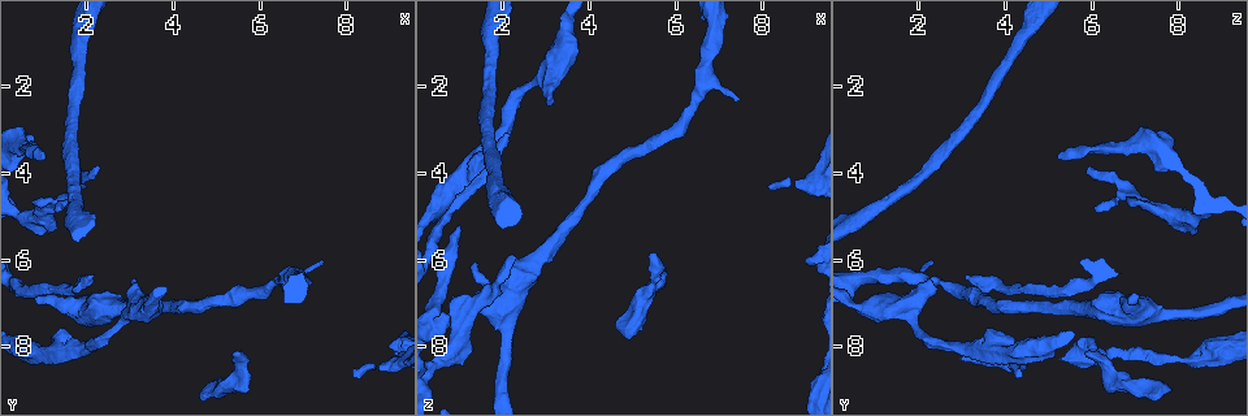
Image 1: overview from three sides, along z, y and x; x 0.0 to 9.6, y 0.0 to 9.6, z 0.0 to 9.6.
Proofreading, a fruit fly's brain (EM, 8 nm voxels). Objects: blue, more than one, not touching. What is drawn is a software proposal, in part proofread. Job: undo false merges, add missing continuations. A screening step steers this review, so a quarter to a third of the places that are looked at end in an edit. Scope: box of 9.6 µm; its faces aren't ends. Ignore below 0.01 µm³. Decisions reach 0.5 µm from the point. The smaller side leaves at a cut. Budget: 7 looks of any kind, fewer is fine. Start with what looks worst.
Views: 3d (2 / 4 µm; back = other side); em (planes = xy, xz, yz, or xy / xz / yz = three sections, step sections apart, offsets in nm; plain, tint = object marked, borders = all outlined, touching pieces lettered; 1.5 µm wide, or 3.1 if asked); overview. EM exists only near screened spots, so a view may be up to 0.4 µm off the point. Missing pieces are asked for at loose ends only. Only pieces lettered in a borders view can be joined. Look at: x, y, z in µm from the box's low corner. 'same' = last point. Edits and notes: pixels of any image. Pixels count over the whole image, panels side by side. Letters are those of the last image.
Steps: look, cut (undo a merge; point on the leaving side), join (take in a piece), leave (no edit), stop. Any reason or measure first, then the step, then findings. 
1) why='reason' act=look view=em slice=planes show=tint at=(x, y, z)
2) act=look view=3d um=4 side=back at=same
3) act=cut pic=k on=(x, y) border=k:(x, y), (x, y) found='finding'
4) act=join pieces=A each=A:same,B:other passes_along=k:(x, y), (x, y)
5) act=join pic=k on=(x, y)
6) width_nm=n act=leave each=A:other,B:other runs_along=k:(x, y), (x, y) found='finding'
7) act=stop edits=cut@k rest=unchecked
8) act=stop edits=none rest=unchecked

why='end of a long branch' act=look view=3d um=4 at=(2.15, 6.40, 3.10)

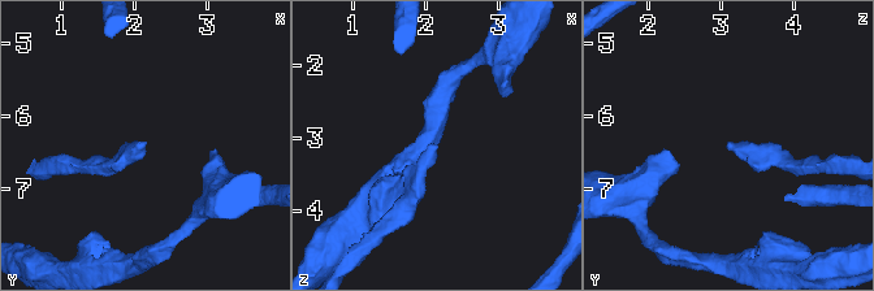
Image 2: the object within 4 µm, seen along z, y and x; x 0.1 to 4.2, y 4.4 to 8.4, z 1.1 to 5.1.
why='shape alone is not enough' act=look view=em slice=xz step=8 show=borders at=(2.15, 6.35, 3.10)

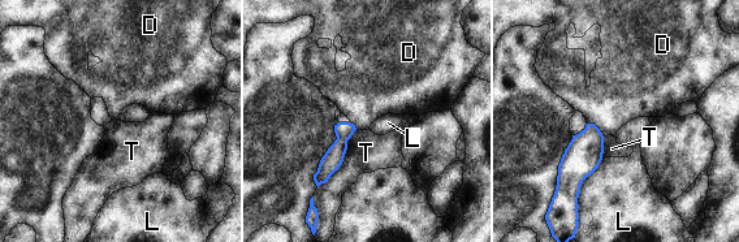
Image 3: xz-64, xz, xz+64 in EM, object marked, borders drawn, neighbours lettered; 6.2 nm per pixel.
act=look view=em slice=planes show=borders at=same

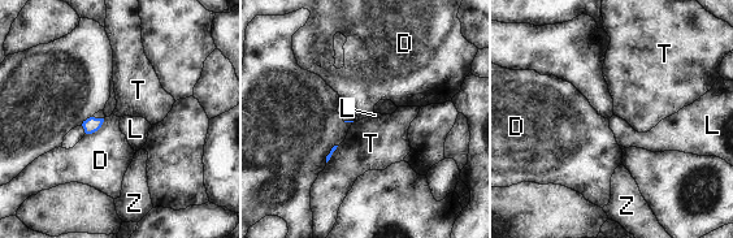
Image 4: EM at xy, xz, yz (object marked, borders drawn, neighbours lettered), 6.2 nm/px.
act=leave each=D:other,L:other,T:other,Z:other border=4:(104, 118), (96, 130), (86, 134) found='no lettered piece goes on from it'

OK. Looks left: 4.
why='branch stops here' act=look view=em slice=yz step=4 show=tint at=(8.20, 8.55, 4.30)

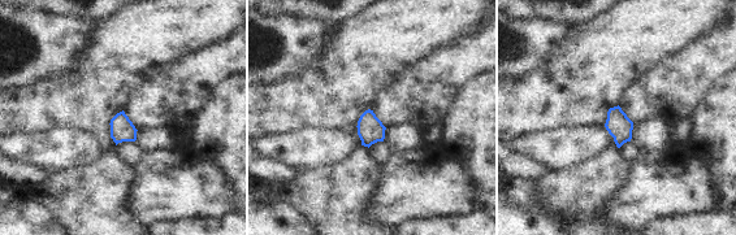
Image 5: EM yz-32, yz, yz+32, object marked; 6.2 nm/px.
why='cut it another way' act=look view=em slice=planes show=borders at=same

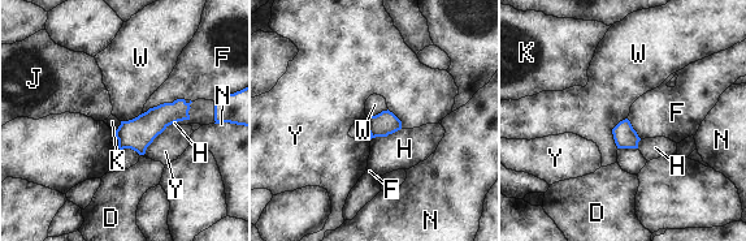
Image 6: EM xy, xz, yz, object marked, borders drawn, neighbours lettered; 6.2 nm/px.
act=leave each=D:other,F:other,H:other,J:other,K:other,N:other,W:other,Y:other border=6:(627, 117), (612, 129), (617, 149) found='no lettered piece goes on from it'

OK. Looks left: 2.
act=stop edits=none rest=unchecked

